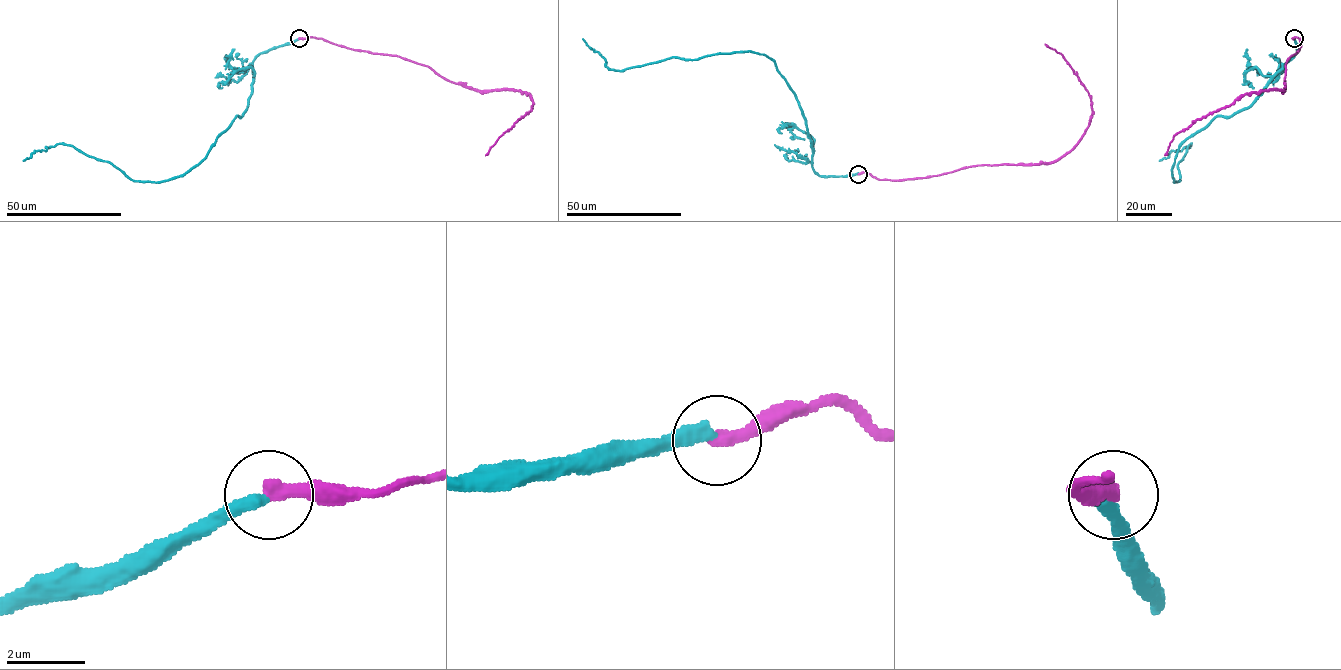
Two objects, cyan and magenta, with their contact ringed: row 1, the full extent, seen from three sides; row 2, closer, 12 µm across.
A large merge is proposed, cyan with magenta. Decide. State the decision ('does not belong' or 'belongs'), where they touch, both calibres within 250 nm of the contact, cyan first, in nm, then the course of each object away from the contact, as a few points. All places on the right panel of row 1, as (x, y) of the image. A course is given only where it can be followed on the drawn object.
does not belong | (1294, 38) | 380/360 nm | cyan via (1294, 38), (1296, 53), (1249, 106), (1180, 145), (1180, 181), (1191, 144), (1159, 160) | magenta via (1294, 38), (1300, 38), (1301, 45), (1285, 64), (1283, 91), (1261, 90), (1240, 96), (1177, 133), (1164, 155)

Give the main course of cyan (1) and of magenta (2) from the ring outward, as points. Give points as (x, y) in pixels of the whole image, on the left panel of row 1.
1: (299, 38), (255, 57), (248, 106), (183, 174), (133, 181), (110, 163), (62, 144), (34, 150), (23, 160)
2: (299, 38), (321, 38), (354, 49), (394, 55), (482, 91), (519, 90), (529, 94), (531, 109), (485, 155)

